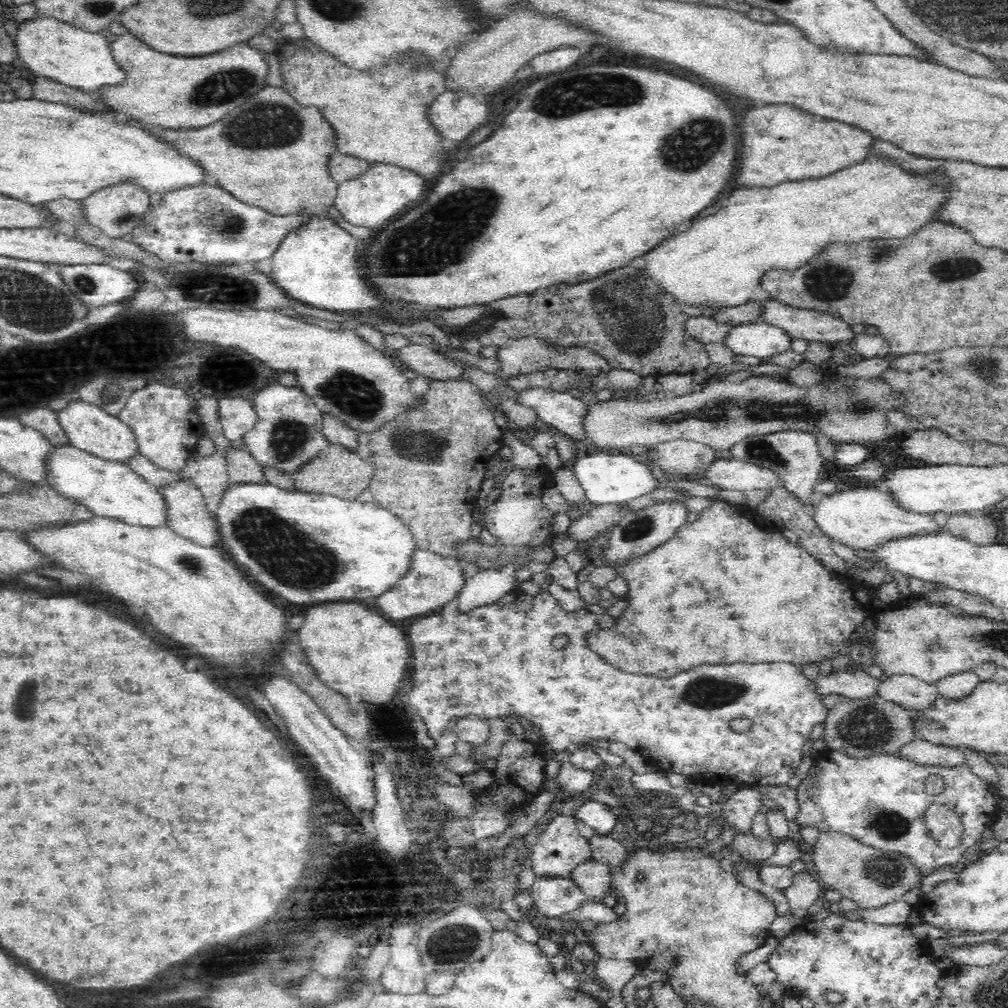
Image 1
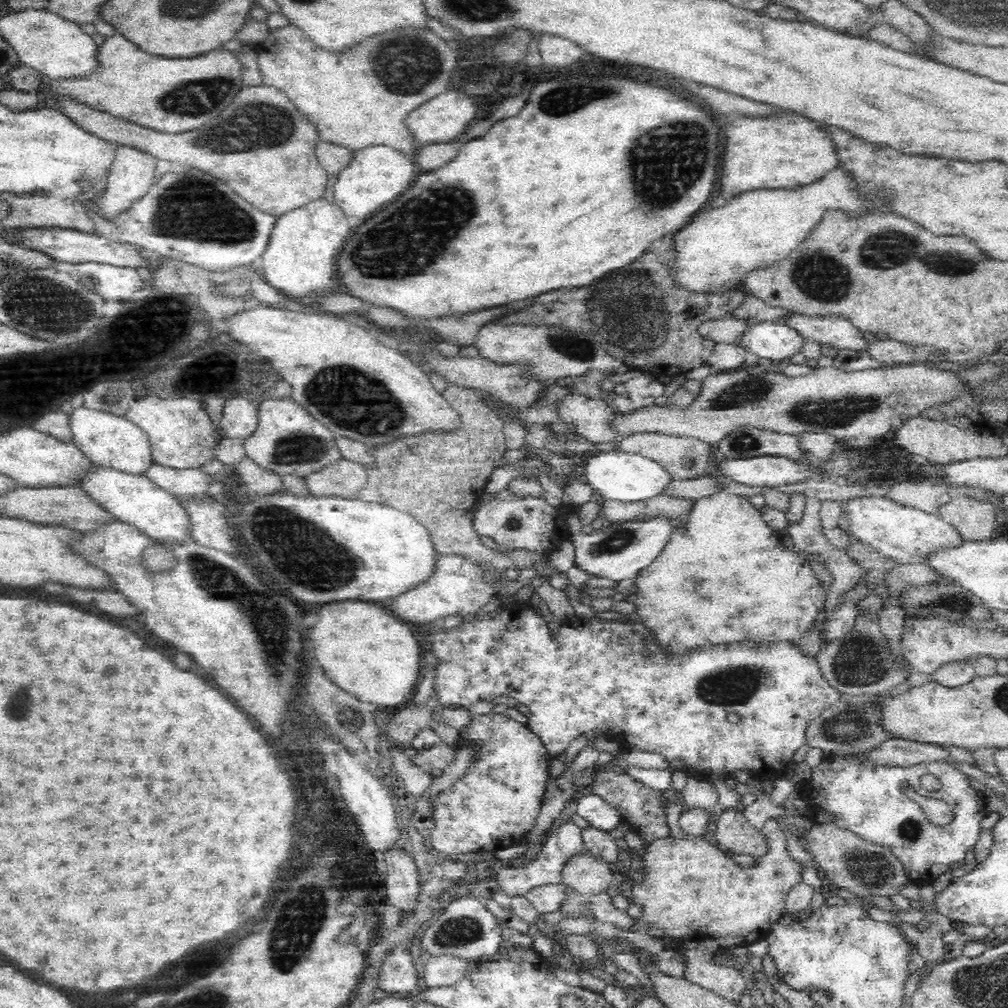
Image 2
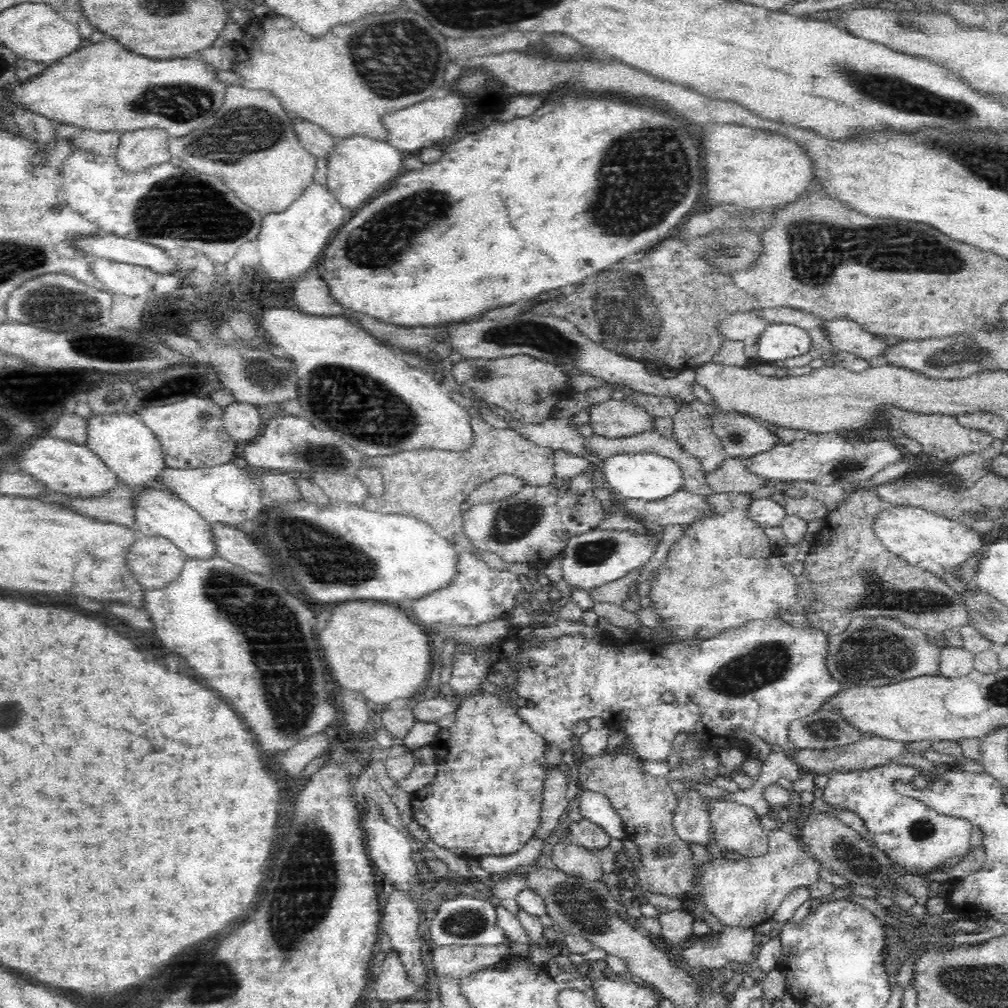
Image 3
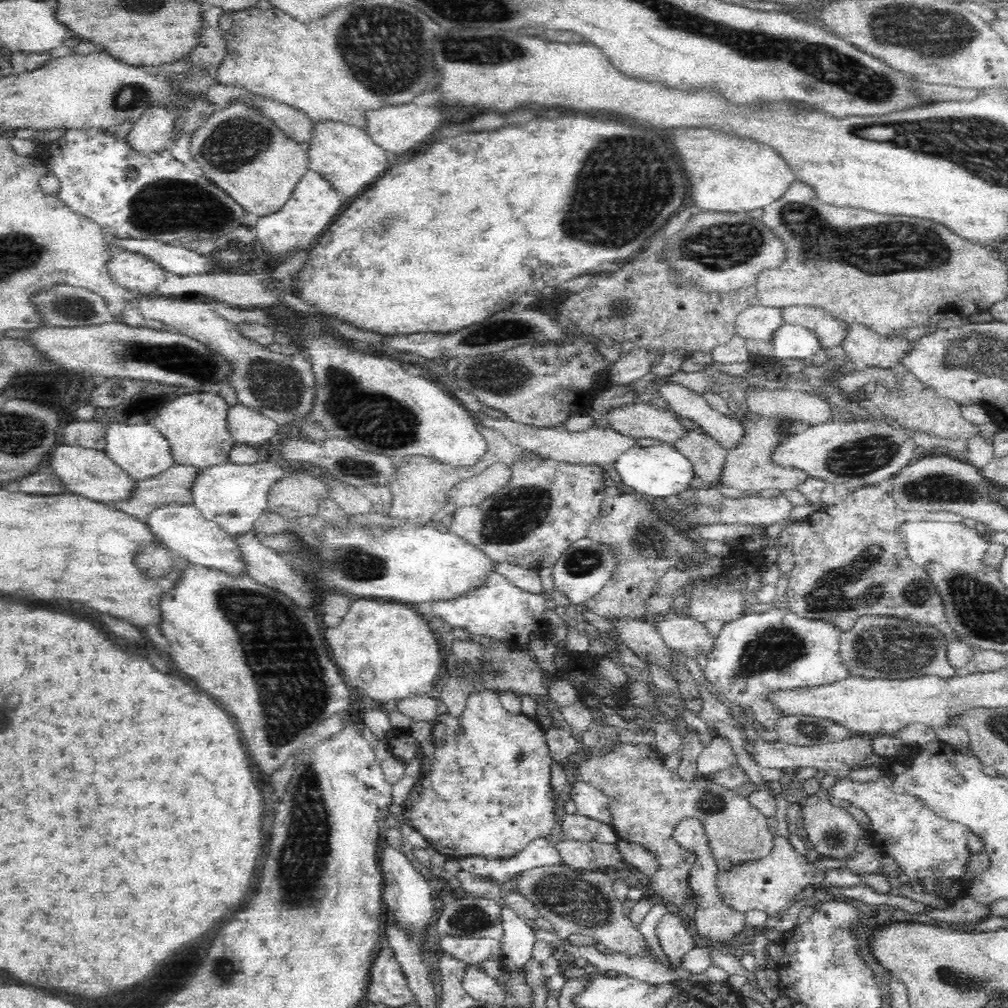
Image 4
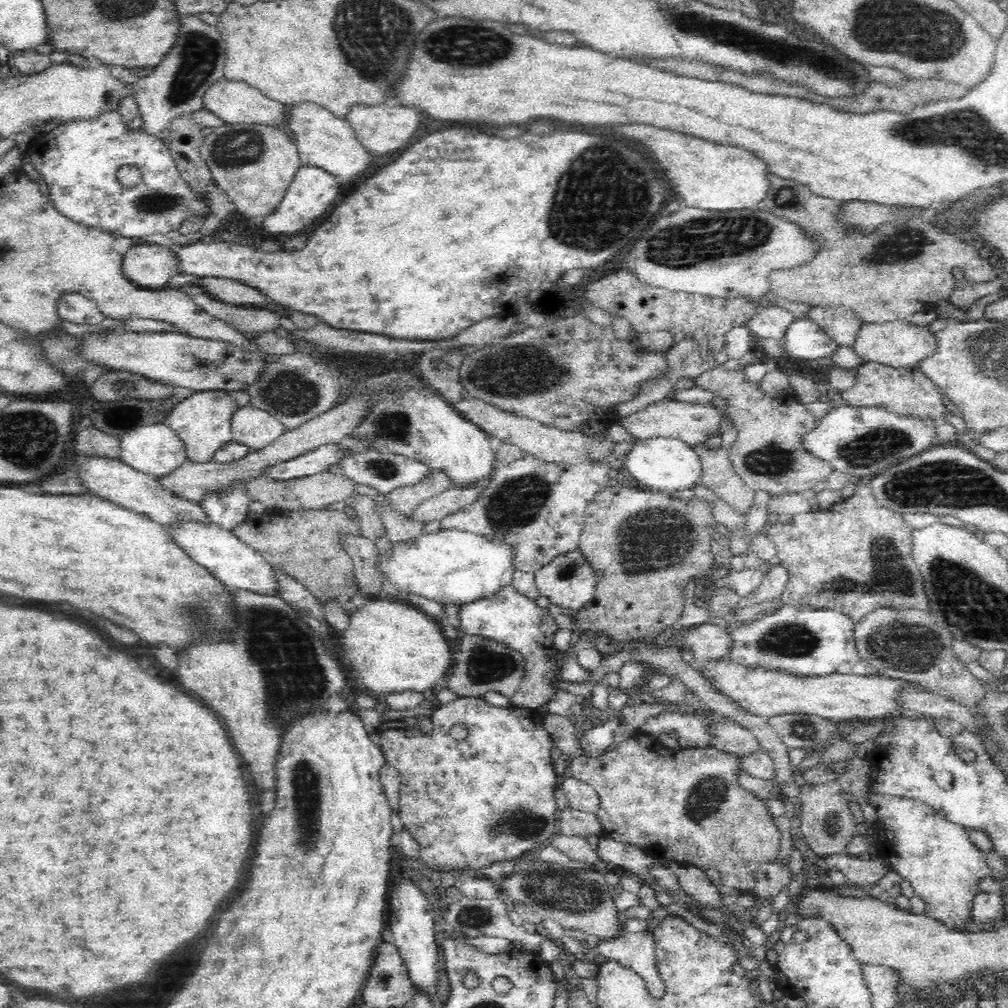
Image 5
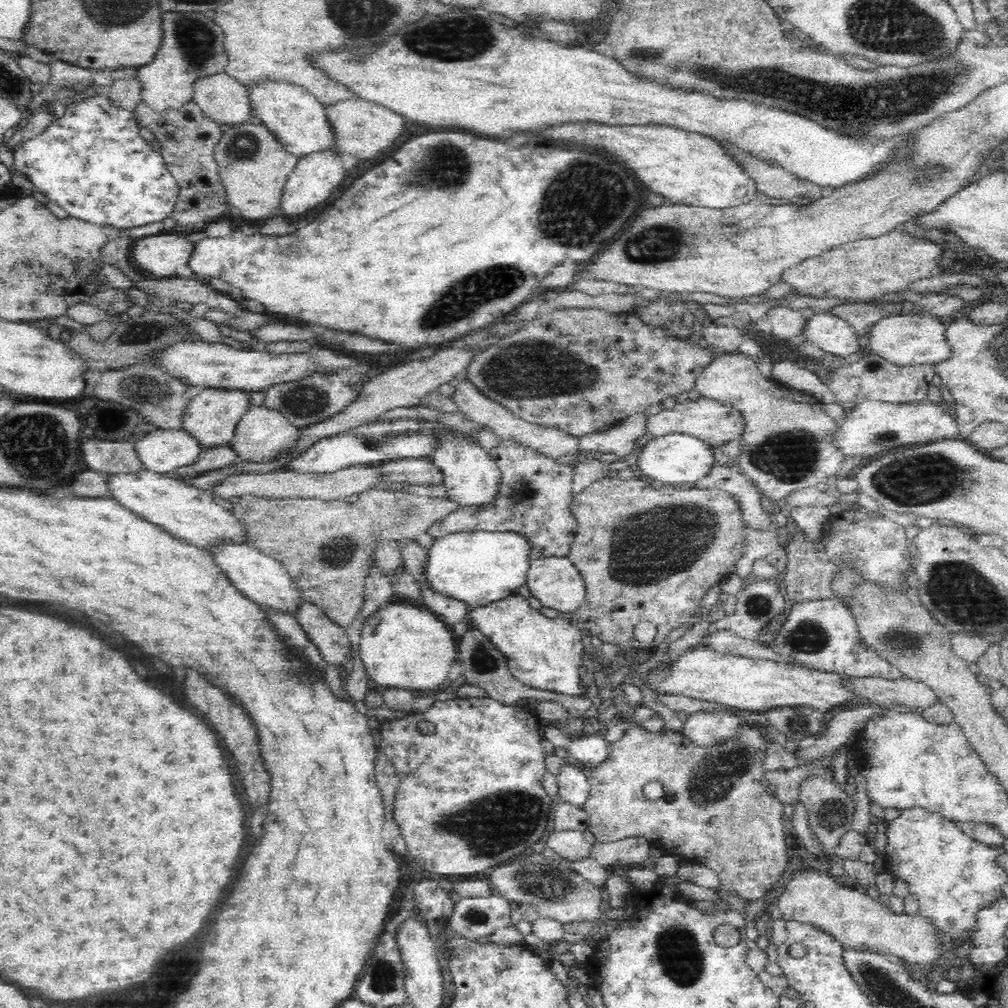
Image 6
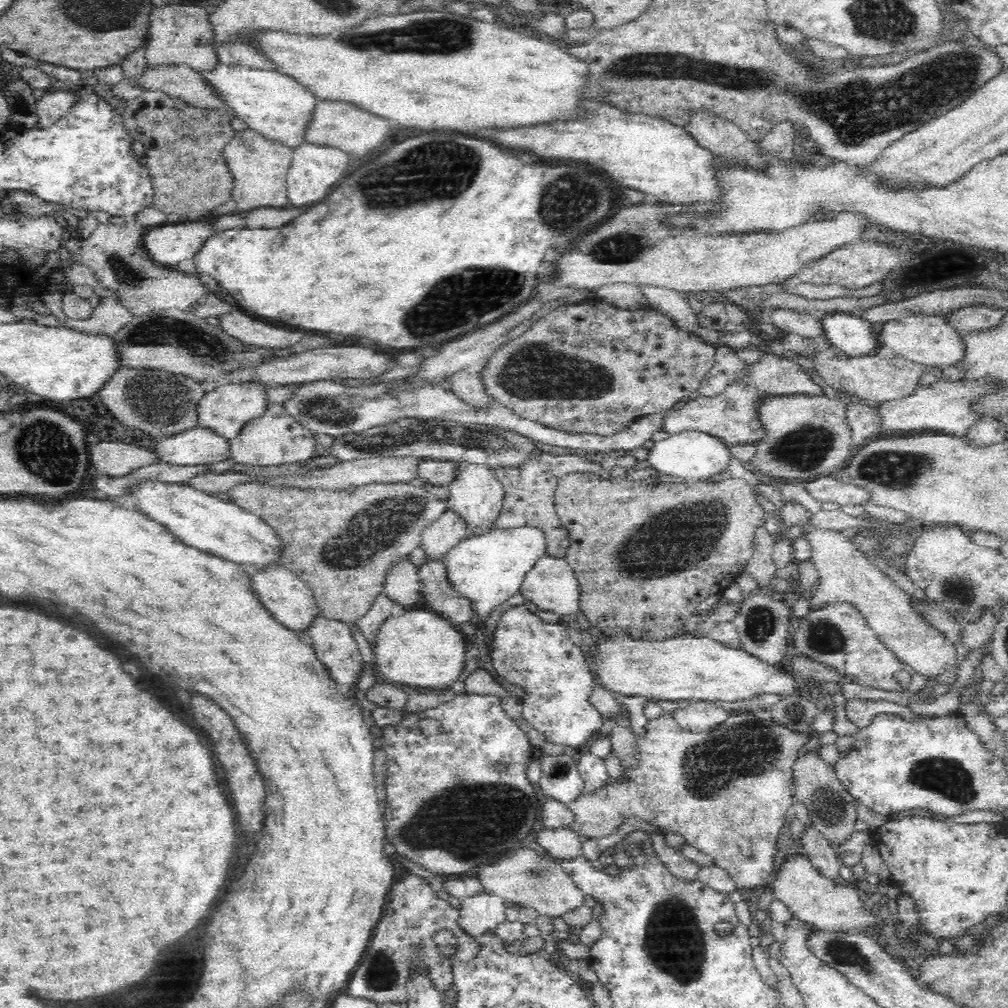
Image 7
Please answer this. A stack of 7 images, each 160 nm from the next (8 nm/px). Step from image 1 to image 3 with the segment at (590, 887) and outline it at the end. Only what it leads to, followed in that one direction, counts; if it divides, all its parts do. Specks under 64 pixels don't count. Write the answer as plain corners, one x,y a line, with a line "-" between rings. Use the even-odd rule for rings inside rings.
576,842
556,844
547,862
554,868
563,870
569,875
576,875
576,877
587,879
607,878
594,850
580,846

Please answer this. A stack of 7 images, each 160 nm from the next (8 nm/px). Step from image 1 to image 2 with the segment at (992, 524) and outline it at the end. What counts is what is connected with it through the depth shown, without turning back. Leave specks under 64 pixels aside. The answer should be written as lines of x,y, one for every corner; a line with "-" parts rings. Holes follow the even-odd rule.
958,491
953,499
938,505
935,512
952,523
967,541
982,542
991,540
998,524
998,508
988,500
975,500

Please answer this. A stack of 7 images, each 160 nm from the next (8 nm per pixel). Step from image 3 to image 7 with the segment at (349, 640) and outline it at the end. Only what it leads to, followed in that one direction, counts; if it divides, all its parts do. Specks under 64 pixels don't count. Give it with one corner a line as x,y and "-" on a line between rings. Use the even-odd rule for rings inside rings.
422,609
407,610
398,616
390,616
378,636
378,649
374,651
376,670
389,683
397,686
410,685
434,690
447,689
464,676
466,670
467,639
461,630
439,613

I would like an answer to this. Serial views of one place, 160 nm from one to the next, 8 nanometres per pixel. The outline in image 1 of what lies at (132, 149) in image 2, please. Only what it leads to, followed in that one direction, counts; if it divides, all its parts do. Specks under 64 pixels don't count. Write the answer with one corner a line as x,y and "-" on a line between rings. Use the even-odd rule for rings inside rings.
118,182
94,192
83,201
83,208
90,223
100,227
107,236
122,239
125,235
132,234
136,223
153,203
153,196
142,184

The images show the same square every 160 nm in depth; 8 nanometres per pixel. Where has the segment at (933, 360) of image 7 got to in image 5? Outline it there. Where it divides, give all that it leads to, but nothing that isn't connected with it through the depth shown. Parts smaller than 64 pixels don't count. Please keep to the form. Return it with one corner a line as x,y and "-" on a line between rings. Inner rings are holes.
897,319
892,322
866,323
860,328
858,338
852,345
858,358
865,361
876,361
886,366
910,367
930,358
938,352
936,332
927,326
910,324
906,319

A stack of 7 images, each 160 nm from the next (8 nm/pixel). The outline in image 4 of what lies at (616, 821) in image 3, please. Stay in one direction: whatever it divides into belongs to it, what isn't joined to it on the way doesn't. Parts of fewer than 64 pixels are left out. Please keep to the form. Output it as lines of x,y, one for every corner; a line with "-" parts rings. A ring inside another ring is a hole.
575,778
571,779
569,799
574,801
576,812
584,816
611,824
611,812
608,798
598,789

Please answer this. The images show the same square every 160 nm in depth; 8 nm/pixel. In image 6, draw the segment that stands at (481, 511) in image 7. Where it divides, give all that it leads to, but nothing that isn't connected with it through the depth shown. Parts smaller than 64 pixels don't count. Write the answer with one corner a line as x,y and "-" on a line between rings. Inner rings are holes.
448,434
440,440
438,451
431,458
436,466
444,473
443,485
447,490
447,497
460,507
470,509
482,508
496,500
500,492
501,472
496,463
490,459
480,445
468,441
468,438
456,434

